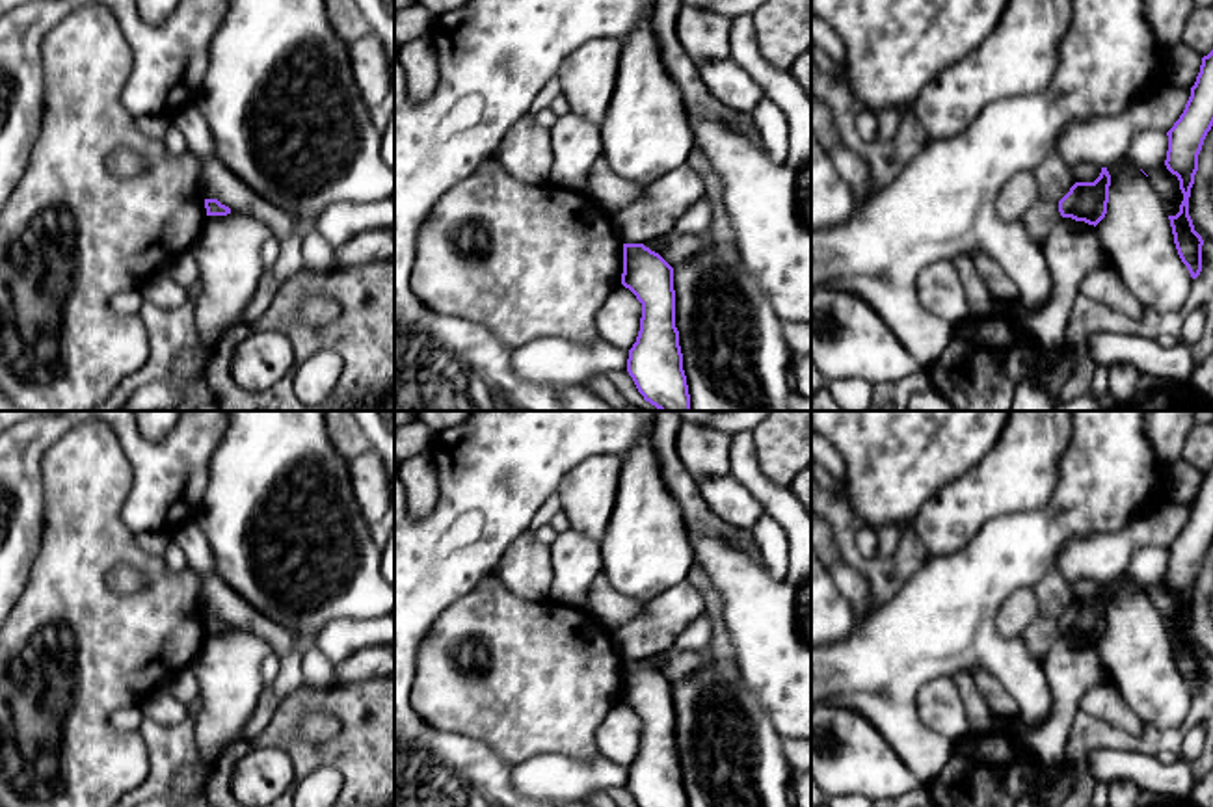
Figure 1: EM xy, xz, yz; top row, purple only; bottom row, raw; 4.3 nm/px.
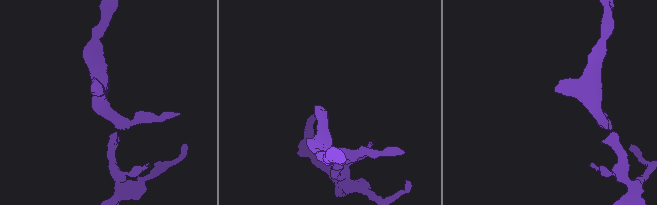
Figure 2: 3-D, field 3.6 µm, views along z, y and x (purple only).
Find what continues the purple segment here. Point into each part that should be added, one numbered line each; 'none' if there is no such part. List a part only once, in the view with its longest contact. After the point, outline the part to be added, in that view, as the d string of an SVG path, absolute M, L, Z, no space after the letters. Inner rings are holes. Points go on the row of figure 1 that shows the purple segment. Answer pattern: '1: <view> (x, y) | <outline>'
none

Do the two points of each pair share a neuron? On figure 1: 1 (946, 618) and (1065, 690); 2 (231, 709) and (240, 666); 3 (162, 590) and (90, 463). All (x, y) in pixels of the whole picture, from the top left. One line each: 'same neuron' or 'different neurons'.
1: different neurons
2: same neuron
3: same neuron

